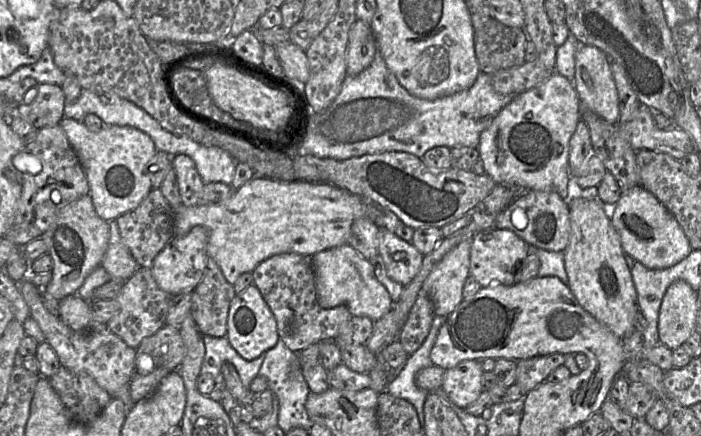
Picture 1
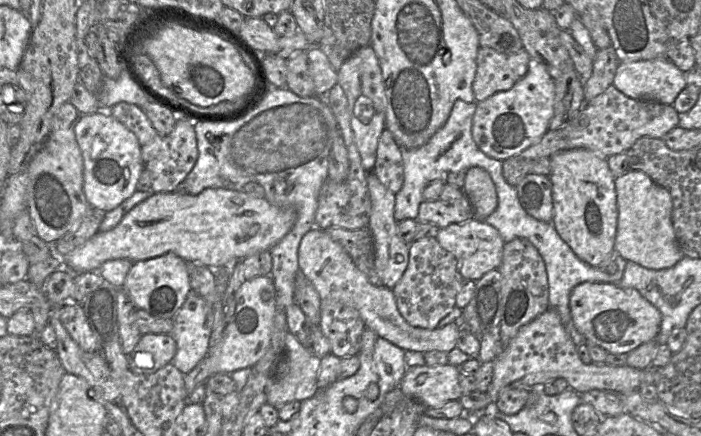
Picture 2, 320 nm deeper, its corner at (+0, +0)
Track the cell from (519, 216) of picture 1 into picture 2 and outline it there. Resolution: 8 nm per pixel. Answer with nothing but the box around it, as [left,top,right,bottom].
[516,173,552,223]

